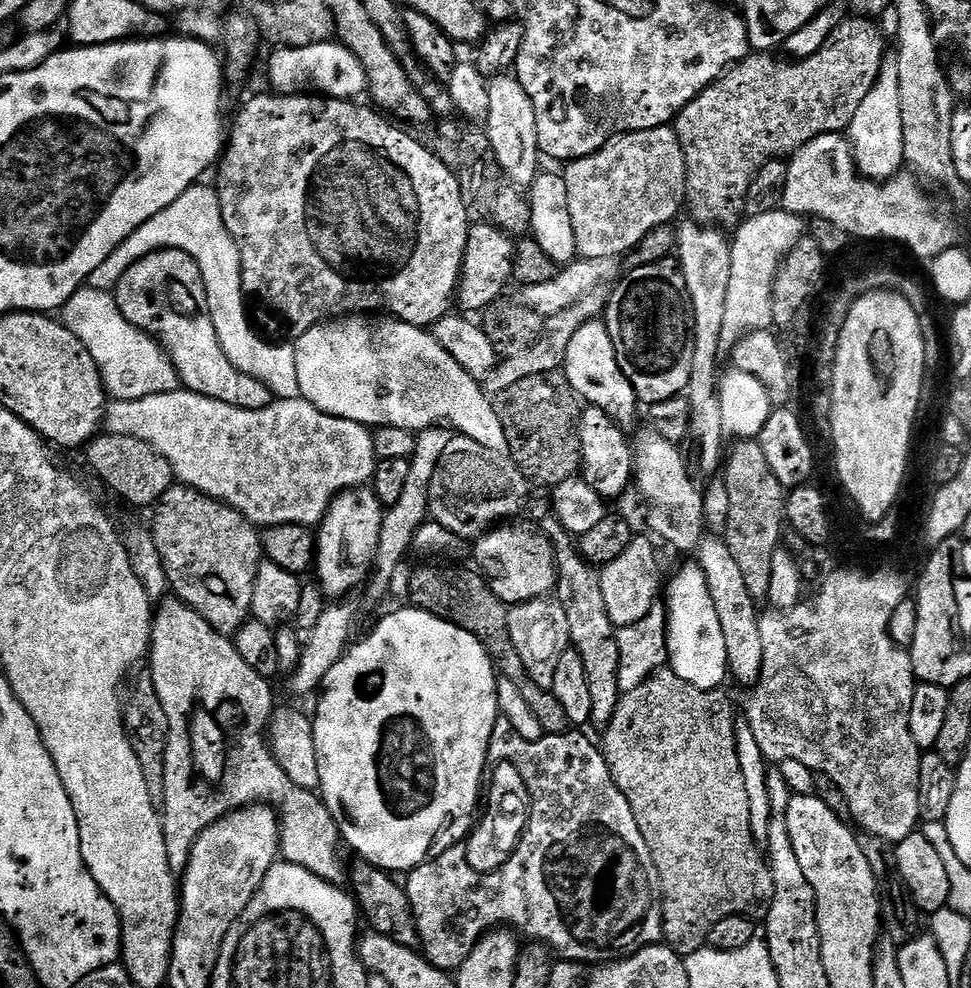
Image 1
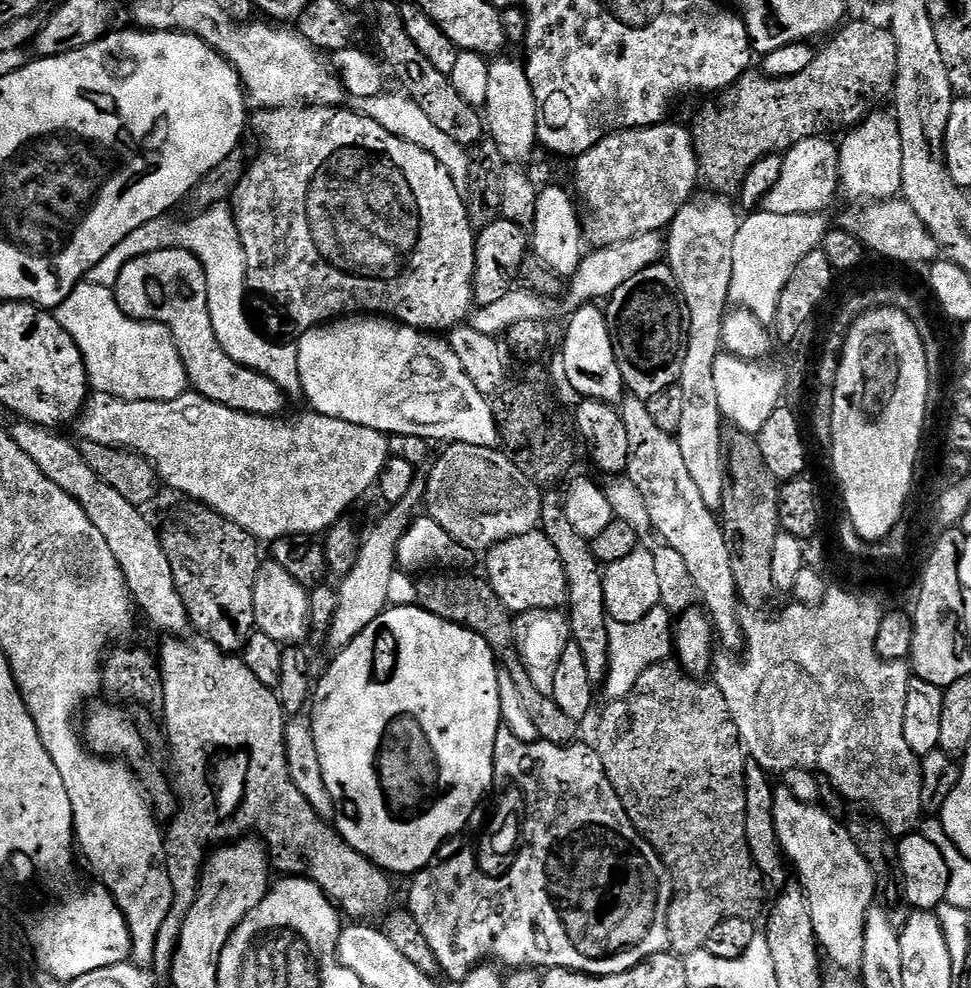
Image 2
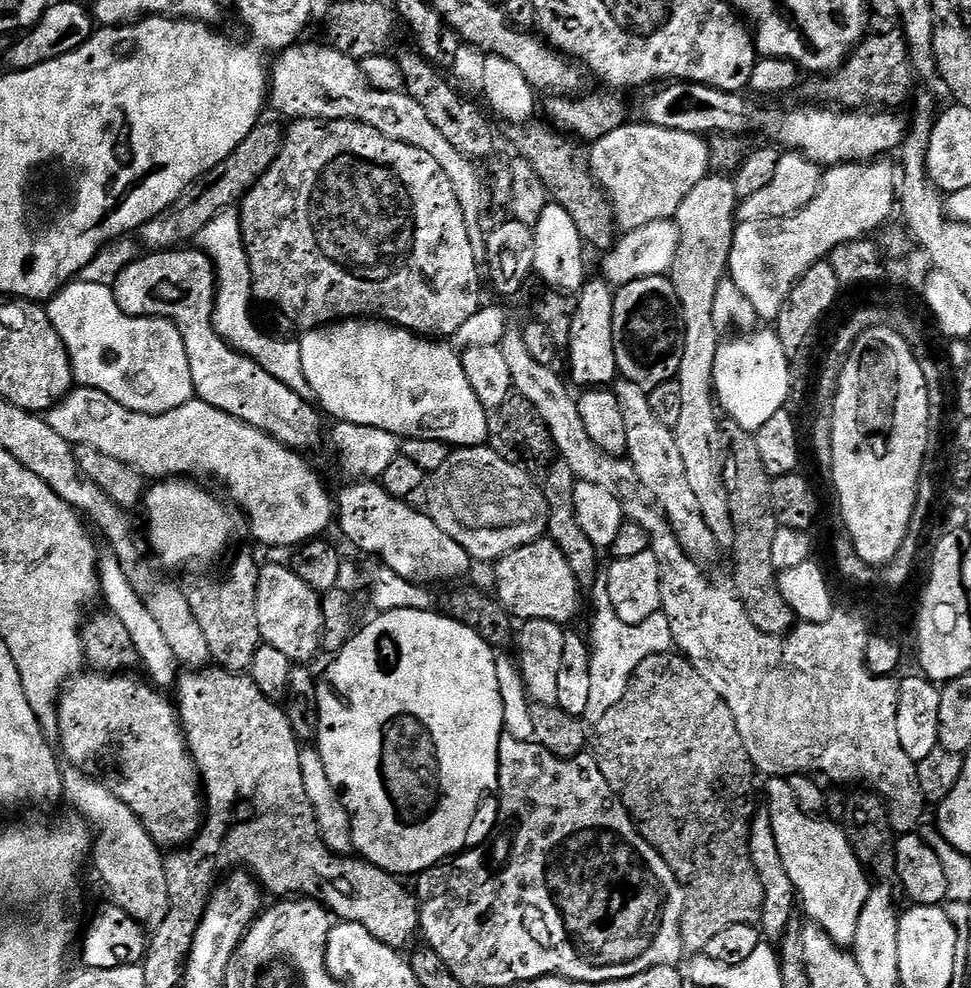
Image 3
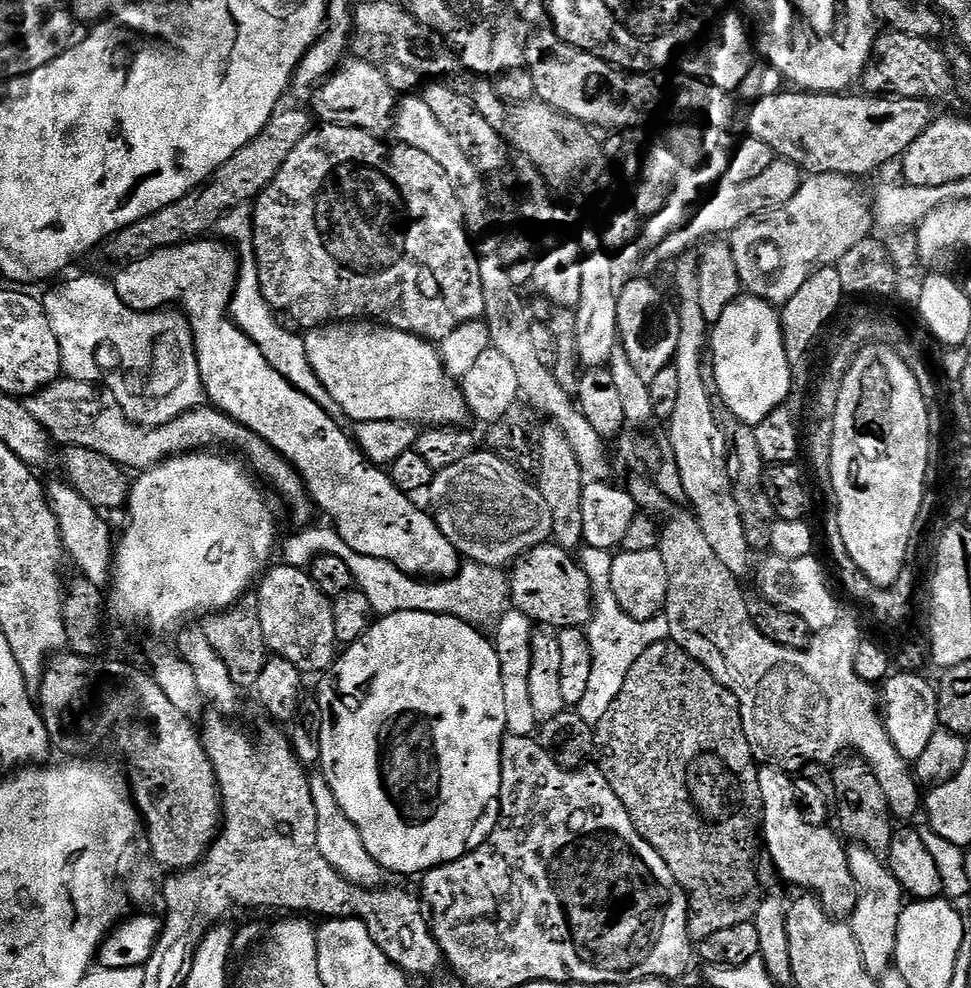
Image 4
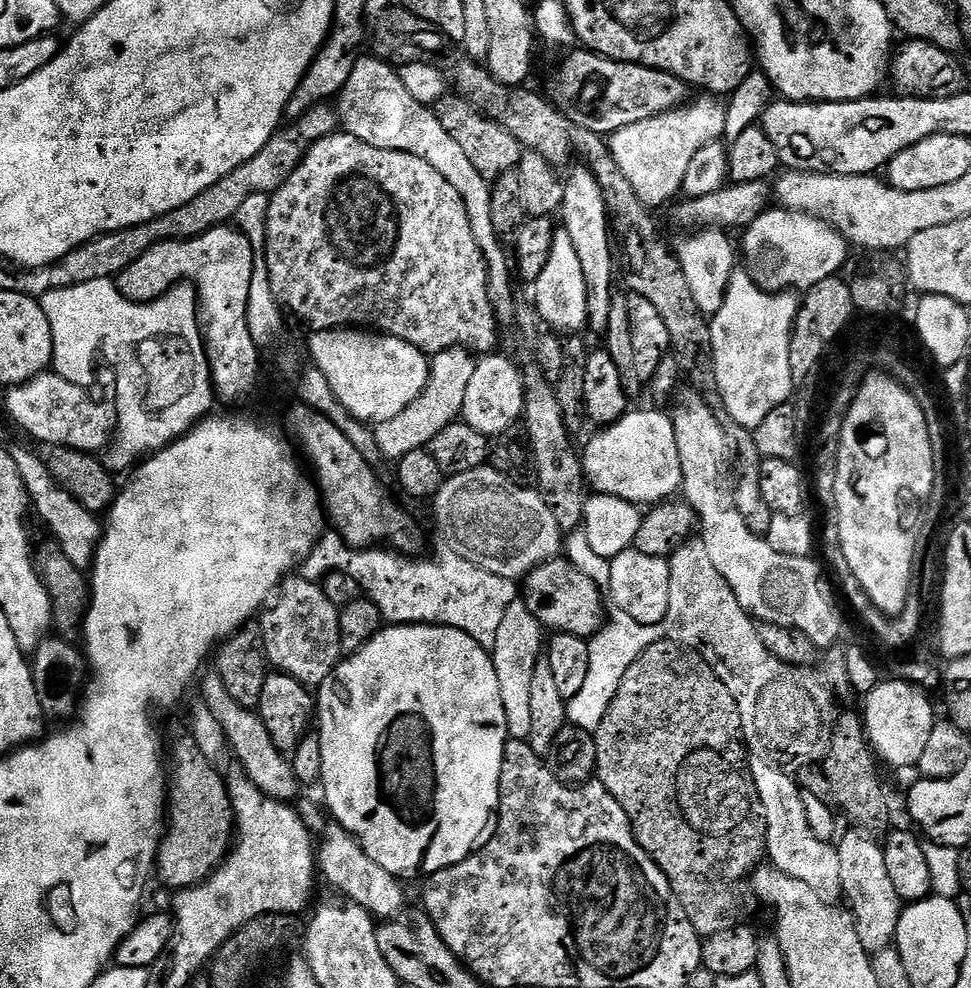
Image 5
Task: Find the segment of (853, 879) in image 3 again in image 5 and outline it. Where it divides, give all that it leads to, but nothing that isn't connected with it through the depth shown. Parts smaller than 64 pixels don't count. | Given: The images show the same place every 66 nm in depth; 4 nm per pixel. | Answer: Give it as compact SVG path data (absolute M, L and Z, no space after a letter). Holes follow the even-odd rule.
M751 761L750 771L766 822L766 856L772 859L769 860L771 867L790 878L798 878L798 882L806 882L806 886L810 886L810 890L817 892L822 899L839 901L842 896L842 873L838 867L838 854L829 841L819 840L810 830L800 797L801 785L796 785L783 767L767 765L766 762Z

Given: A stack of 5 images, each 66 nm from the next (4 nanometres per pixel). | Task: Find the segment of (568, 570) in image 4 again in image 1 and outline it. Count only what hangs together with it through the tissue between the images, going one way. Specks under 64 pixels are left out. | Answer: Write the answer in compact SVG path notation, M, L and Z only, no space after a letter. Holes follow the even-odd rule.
M504 522L487 531L479 537L474 544L474 556L476 552L476 564L481 576L488 581L490 590L506 605L521 604L537 600L543 596L551 597L556 591L556 563L554 562L554 550L544 533L535 527L523 528L520 522Z

